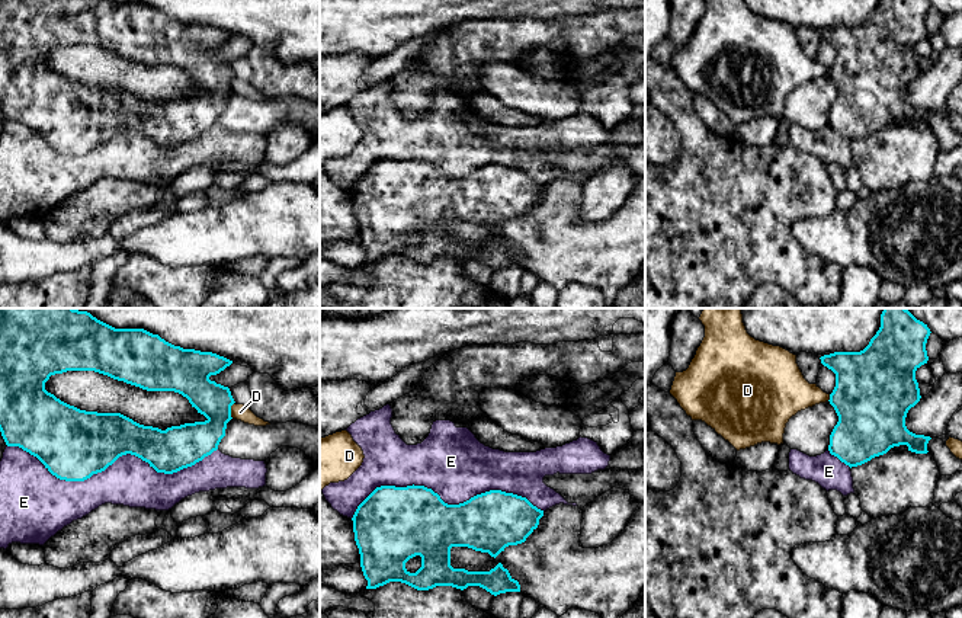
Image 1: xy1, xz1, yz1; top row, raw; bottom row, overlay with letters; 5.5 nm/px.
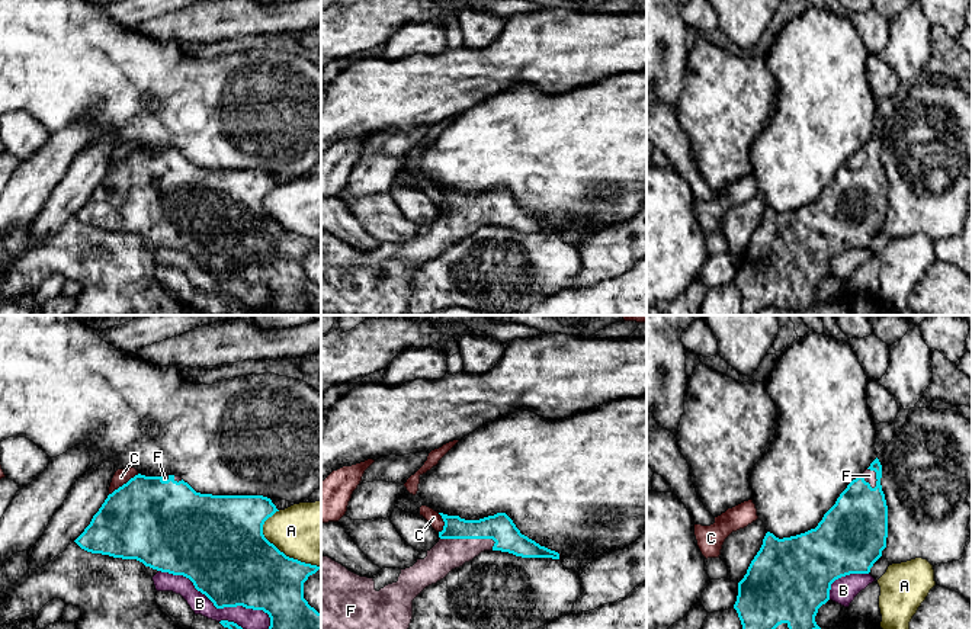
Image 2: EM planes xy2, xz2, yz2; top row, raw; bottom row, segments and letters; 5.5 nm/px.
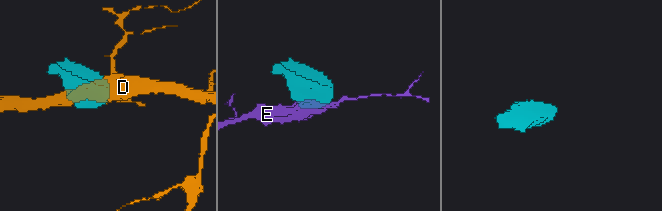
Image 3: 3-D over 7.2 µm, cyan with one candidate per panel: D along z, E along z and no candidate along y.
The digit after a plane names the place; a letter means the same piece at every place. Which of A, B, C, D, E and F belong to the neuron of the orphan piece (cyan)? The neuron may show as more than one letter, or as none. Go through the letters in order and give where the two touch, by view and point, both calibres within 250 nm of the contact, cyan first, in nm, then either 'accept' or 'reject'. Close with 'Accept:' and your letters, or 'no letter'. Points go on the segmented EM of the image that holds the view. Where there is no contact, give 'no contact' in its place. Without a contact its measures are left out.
A: meets cyan in xy2 at (284, 554); 420 nm thick on the cyan side, 360 nm on the other; reject
B: meets cyan in xy2 at (220, 607); 460 nm thick on the cyan side, 110 nm on the other; reject
C: meets cyan in xy2 at (124, 484); 460 nm thick on the cyan side, 90 nm on the other; reject
D: meets cyan in xy1 at (230, 410); 200 nm thick on the cyan side, 90 nm on the other; reject
E: meets cyan in xy1 at (112, 463); 400 nm thick on the cyan side, 280 nm on the other; reject
F: meets cyan in xz2 at (468, 538); 160 nm thick on the cyan side, 180 nm on the other; accept
Accept: F

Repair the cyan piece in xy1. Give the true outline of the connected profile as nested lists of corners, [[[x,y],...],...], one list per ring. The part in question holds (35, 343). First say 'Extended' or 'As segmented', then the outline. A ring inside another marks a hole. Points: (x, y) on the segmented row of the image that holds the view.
As segmented. [[[0,308],[0,432],[7,446],[19,446],[23,451],[29,452],[31,455],[36,457],[45,468],[60,480],[65,481],[84,481],[90,478],[93,474],[105,471],[109,465],[112,465],[119,457],[131,454],[142,461],[148,462],[157,473],[173,474],[183,468],[192,467],[196,462],[202,461],[205,457],[211,455],[214,451],[218,449],[221,439],[225,436],[227,423],[233,419],[231,417],[231,406],[235,403],[231,391],[228,387],[217,384],[211,381],[211,375],[217,375],[230,366],[233,361],[219,356],[212,352],[201,352],[195,349],[183,349],[180,346],[174,346],[158,334],[153,334],[144,329],[115,329],[96,317],[93,317],[87,311],[78,311],[74,308]],[[67,371],[94,371],[103,375],[108,375],[113,380],[124,381],[126,384],[140,387],[147,391],[174,391],[182,394],[189,400],[192,407],[198,410],[198,413],[206,417],[205,422],[195,422],[195,423],[185,423],[180,426],[171,426],[166,430],[153,426],[144,426],[132,419],[121,414],[121,413],[97,413],[97,412],[86,412],[80,410],[74,406],[70,406],[54,394],[45,390],[45,382],[49,380],[51,375],[62,374]]]

